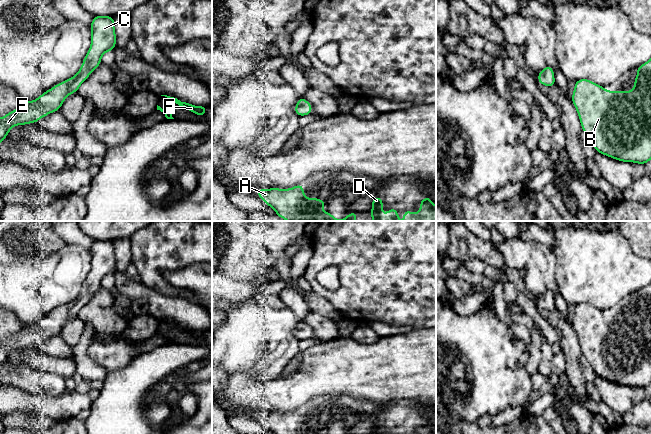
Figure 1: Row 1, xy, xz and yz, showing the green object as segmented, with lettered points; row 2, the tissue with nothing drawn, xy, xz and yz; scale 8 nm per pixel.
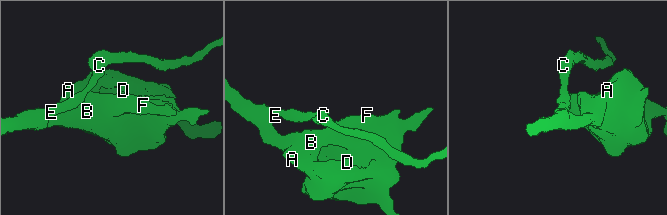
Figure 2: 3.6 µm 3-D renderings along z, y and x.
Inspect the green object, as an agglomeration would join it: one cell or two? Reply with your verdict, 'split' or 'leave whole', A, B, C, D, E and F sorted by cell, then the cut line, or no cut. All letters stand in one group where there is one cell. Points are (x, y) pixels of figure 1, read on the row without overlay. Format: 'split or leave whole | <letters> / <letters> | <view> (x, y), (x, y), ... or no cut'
leave whole | A B C D E F | no cut

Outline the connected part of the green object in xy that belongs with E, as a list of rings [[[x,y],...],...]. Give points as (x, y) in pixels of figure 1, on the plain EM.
[[[96,239],[90,252],[92,255],[91,271],[78,297],[44,316],[36,324],[24,325],[18,333],[0,342],[0,367],[7,361],[12,351],[37,347],[39,343],[46,339],[60,334],[66,321],[77,316],[83,305],[101,288],[102,279],[115,272],[114,241]]]

